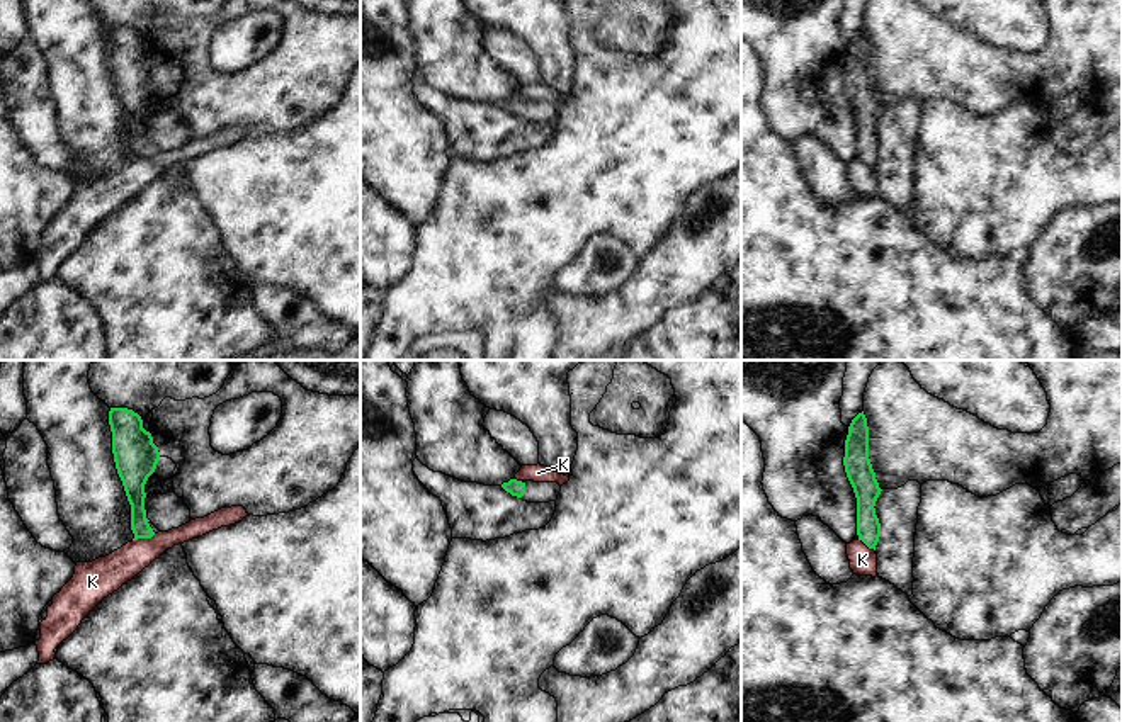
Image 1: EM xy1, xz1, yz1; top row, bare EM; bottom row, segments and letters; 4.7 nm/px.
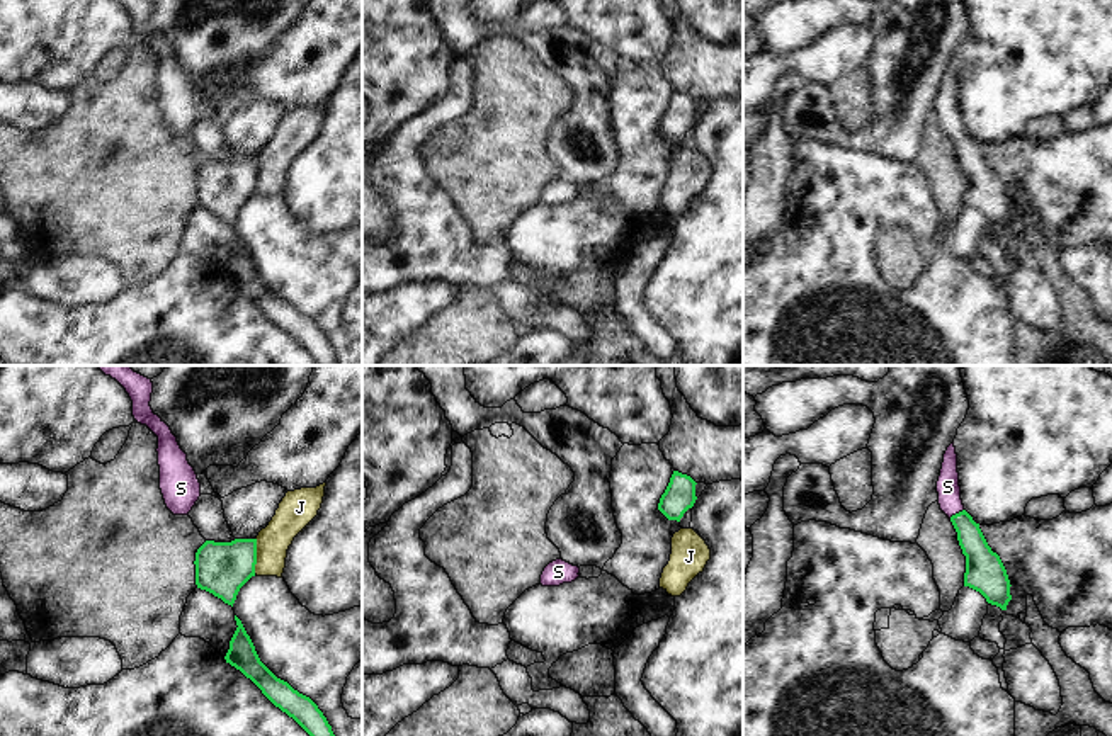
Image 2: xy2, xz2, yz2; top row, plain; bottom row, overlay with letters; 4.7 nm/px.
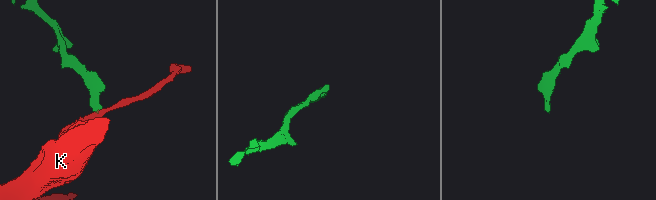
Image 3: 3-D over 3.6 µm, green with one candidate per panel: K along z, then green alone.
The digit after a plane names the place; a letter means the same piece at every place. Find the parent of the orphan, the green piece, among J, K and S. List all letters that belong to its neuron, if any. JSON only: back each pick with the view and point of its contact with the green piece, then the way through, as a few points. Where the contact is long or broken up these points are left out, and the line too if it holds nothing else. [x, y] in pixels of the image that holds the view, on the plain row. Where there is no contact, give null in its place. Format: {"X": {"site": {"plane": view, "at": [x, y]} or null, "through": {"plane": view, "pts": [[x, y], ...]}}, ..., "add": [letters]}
{"S": {"site": {"plane": "yz2", "at": [956, 133]}, "through": {"plane": "yz2", "pts": [[980, 179], [968, 148], [956, 133], [947, 106]]}}, "add": ["S"]}

